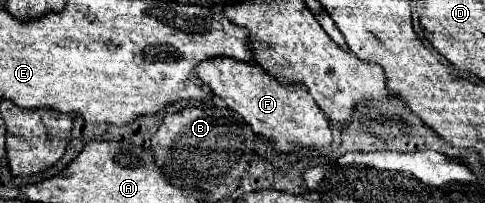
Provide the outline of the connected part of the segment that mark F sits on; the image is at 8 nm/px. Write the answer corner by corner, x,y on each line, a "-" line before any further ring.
219,56
215,60
205,60
195,66
197,76
217,94
223,102
235,110
253,132
277,142
277,150
291,152
293,146
303,148
327,148
331,144
331,130
321,108
315,106
313,96
301,86
281,86
277,78
269,76
265,68
255,62
237,62
233,58

